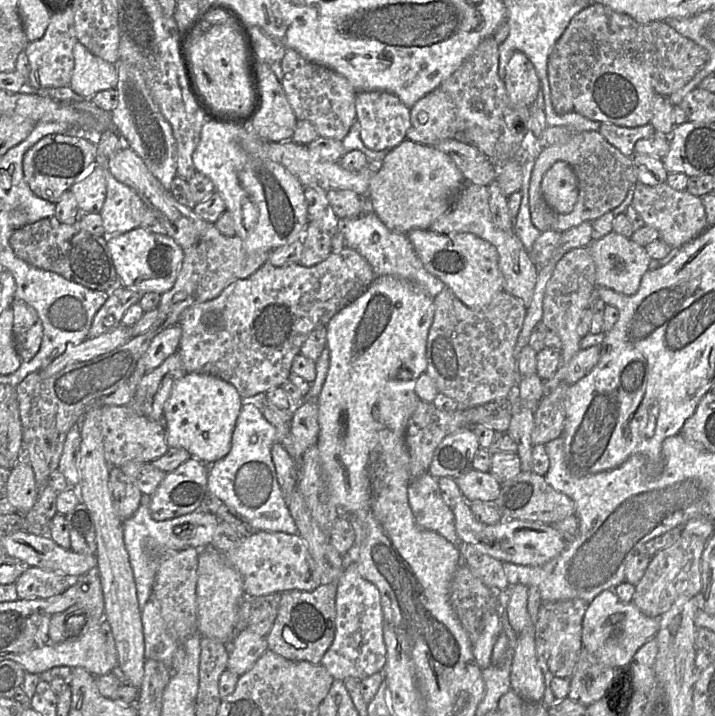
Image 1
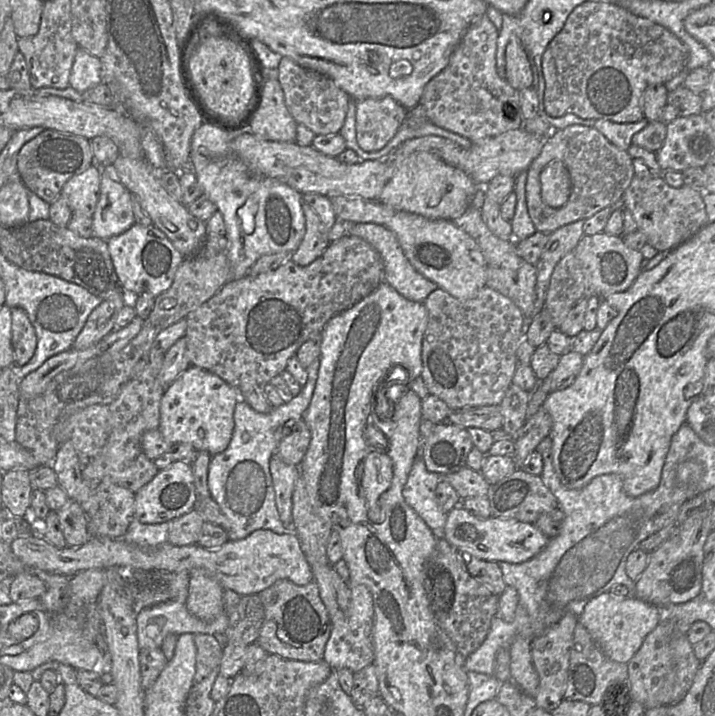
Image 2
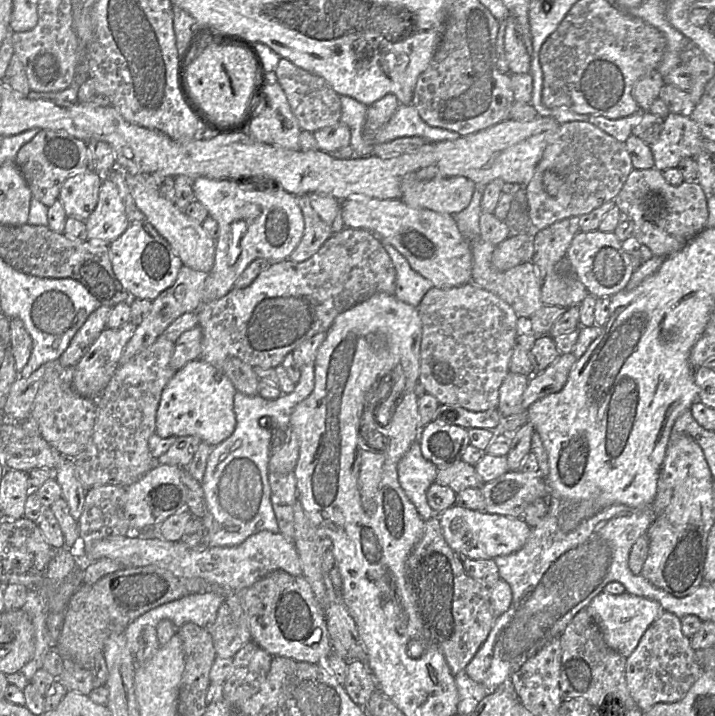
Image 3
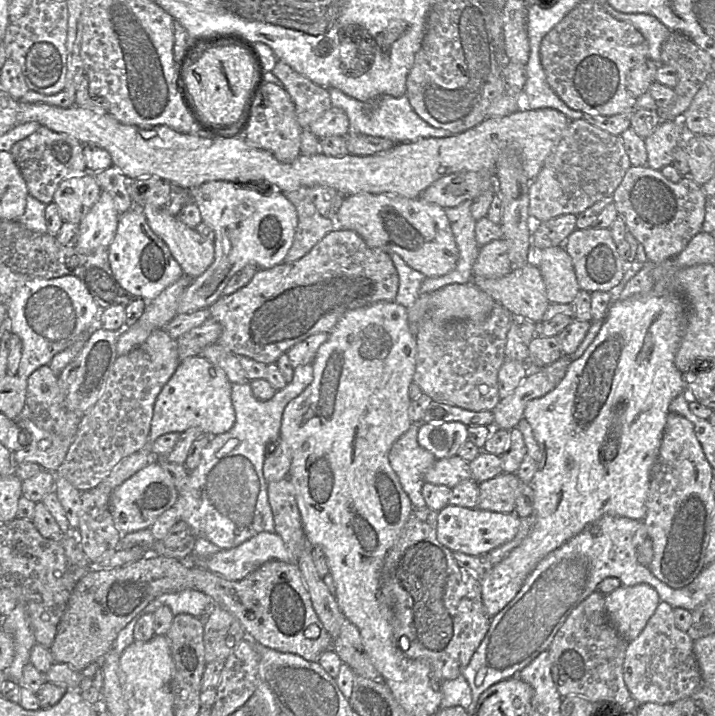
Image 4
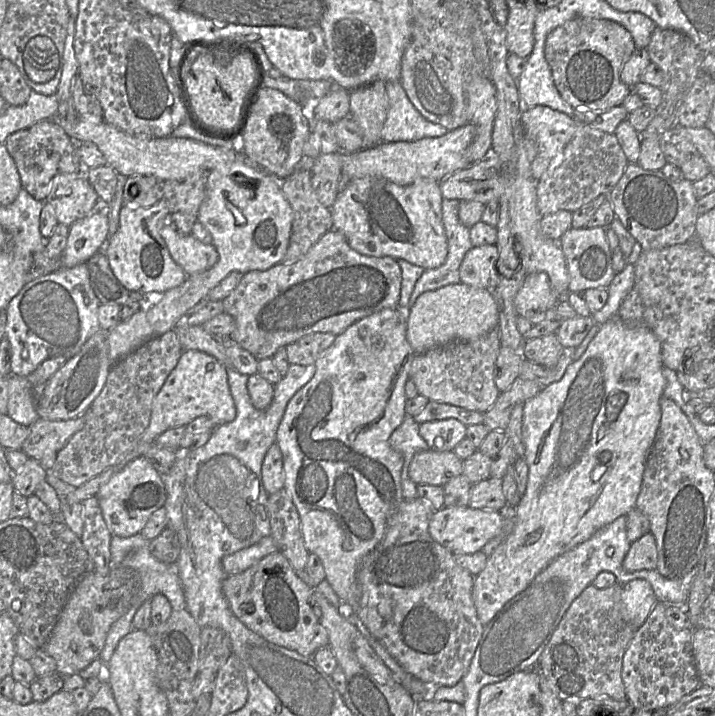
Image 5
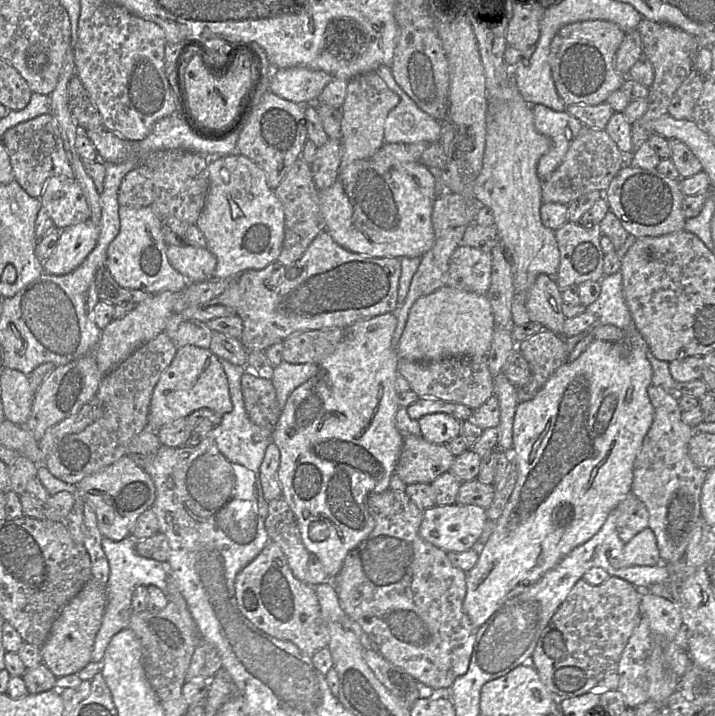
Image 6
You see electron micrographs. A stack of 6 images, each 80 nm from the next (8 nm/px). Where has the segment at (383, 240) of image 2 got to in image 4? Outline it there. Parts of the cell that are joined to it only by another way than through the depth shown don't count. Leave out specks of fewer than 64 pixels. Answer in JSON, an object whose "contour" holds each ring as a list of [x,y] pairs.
{"contour":[[[393,252],[387,254],[398,273],[399,286],[395,302],[405,308],[411,308],[420,295],[419,290],[426,276],[410,268],[397,254]]]}

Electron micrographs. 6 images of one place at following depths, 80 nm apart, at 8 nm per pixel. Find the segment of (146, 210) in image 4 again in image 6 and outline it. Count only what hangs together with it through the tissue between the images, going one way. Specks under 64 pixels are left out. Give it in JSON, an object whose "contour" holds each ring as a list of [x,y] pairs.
{"contour":[[[168,245],[166,254],[171,266],[182,274],[188,283],[204,282],[212,278],[216,258],[206,247]]]}

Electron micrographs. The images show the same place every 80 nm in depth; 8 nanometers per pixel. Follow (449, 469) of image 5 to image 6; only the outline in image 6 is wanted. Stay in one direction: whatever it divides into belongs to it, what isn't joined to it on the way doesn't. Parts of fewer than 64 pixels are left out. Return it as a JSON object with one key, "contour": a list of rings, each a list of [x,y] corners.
{"contour":[[[403,436],[401,455],[394,473],[406,484],[429,483],[448,472],[453,454],[445,444],[434,444],[422,436]]]}

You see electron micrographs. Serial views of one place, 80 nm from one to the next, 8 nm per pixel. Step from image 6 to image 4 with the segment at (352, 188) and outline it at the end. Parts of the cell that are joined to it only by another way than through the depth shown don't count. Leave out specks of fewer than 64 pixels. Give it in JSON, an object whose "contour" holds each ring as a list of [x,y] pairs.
{"contour":[[[386,194],[347,196],[337,213],[341,229],[356,232],[369,248],[395,253],[412,269],[426,277],[440,277],[457,264],[459,251],[450,222],[442,207],[424,202],[419,197],[404,198]]]}

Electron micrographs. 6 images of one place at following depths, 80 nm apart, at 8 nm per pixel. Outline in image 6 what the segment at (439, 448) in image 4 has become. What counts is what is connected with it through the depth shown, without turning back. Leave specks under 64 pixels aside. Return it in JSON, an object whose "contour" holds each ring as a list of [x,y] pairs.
{"contour":[[[433,413],[419,420],[422,437],[434,444],[446,444],[460,435],[462,421],[446,413]]]}

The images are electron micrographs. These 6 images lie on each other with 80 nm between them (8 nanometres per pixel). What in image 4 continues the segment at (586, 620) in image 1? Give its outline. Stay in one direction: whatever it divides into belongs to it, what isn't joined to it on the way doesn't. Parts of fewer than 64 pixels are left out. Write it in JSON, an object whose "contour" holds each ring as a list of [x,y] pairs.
{"contour":[[[649,584],[621,585],[605,595],[609,618],[628,643],[636,639],[654,614],[660,598]]]}

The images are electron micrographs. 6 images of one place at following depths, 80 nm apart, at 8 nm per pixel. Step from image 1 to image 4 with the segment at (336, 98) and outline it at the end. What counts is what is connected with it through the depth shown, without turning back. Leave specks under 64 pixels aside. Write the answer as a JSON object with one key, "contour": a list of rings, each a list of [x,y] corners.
{"contour":[[[279,60],[271,71],[289,94],[301,127],[309,129],[325,112],[332,108],[327,88],[319,86]]]}

